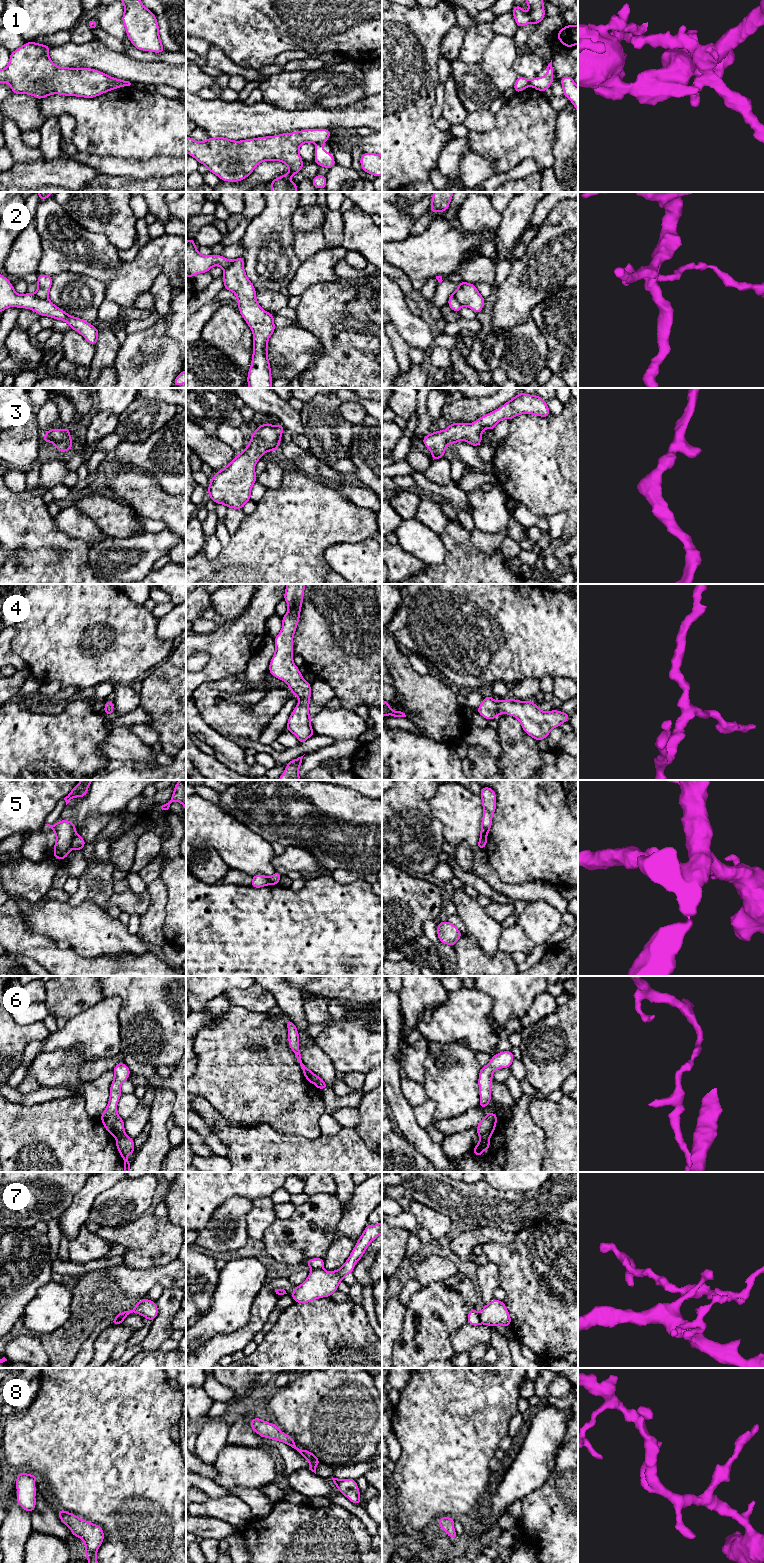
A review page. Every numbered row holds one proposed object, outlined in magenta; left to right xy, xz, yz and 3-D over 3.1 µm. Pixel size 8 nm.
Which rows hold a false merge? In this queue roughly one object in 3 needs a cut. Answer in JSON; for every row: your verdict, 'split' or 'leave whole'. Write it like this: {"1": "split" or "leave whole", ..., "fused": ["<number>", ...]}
{"1": "split", "2": "split", "3": "leave whole", "4": "leave whole", "5": "split", "6": "split", "7": "split", "8": "leave whole", "fused": ["1", "2", "5", "6", "7"]}

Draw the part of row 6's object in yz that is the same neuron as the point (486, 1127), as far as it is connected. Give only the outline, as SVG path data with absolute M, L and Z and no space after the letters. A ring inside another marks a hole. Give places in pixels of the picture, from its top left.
M489 1112L486 1114L476 1127L479 1138L491 1136L494 1133L497 1120L496 1113Z

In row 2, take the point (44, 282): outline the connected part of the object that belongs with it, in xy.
M38 274L37 284L38 289L35 291L34 295L40 299L48 298L50 288L52 286L52 276Z

